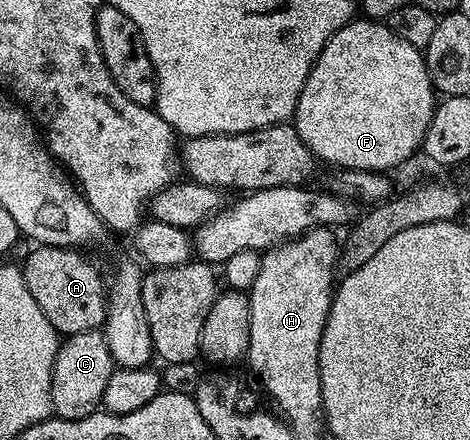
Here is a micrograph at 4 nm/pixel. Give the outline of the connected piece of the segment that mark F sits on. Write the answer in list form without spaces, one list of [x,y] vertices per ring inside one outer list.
[[[356,18],[341,30],[337,30],[337,34],[333,34],[333,38],[329,38],[325,50],[321,50],[313,70],[307,75],[305,90],[301,90],[301,98],[295,107],[293,126],[297,130],[301,142],[305,142],[305,146],[309,146],[309,150],[315,155],[316,161],[323,163],[324,160],[327,164],[335,164],[331,166],[339,170],[356,168],[357,170],[369,170],[370,172],[387,172],[392,170],[391,168],[397,167],[398,164],[405,163],[414,152],[418,153],[422,149],[423,139],[429,130],[429,122],[435,113],[436,103],[437,93],[435,87],[431,85],[431,76],[427,73],[427,61],[424,53],[418,48],[409,46],[409,42],[405,42],[405,38],[397,38],[397,34],[394,30],[388,28],[386,23],[366,18]]]

